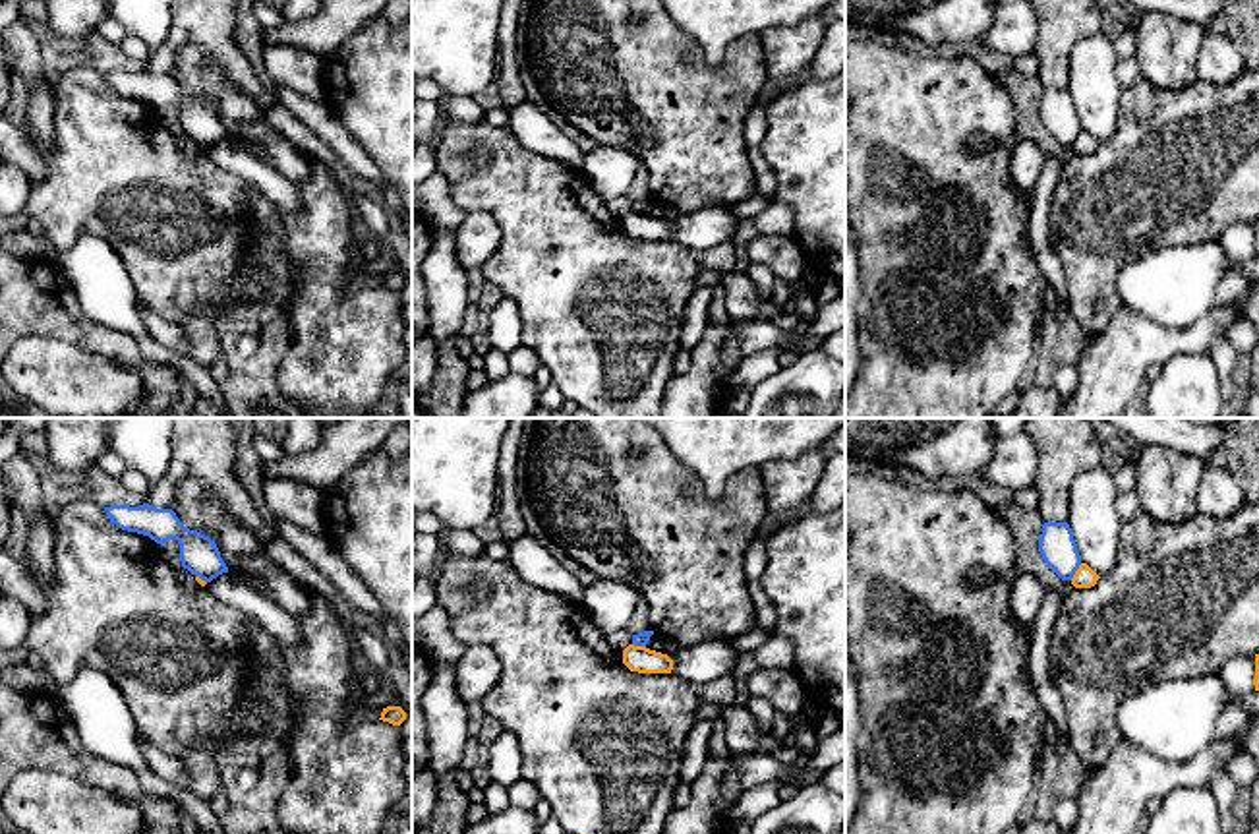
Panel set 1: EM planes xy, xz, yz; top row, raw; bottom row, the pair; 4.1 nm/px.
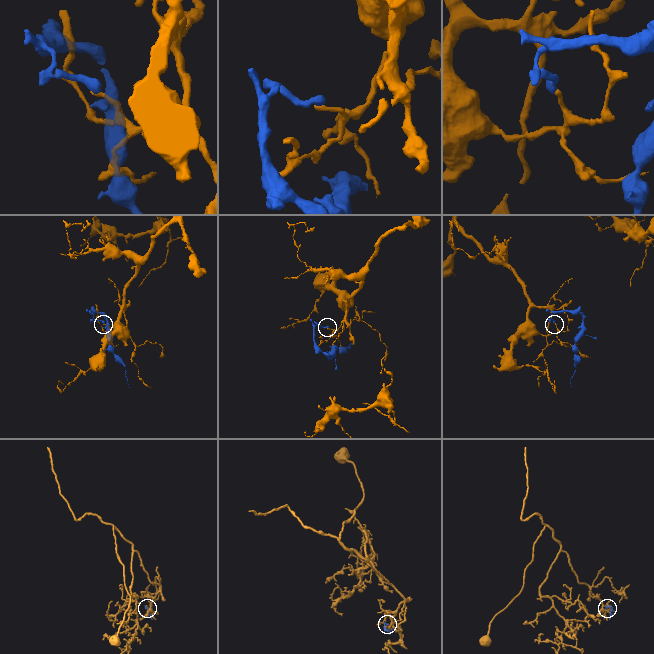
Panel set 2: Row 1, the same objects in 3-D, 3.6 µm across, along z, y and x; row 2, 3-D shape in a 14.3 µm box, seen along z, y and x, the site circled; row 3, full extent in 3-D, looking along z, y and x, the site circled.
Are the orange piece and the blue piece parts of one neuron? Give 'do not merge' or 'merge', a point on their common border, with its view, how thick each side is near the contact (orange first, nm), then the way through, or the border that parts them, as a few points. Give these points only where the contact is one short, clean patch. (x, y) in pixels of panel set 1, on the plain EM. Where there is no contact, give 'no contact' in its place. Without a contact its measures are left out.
do not merge; contact yz (1076, 138); calibres 90 and 150 nm; border yz (1082, 130), (1070, 146)

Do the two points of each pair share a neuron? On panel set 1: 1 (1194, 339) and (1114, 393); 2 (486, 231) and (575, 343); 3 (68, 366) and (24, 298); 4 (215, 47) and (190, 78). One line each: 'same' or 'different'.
1: same
2: different
3: different
4: different

